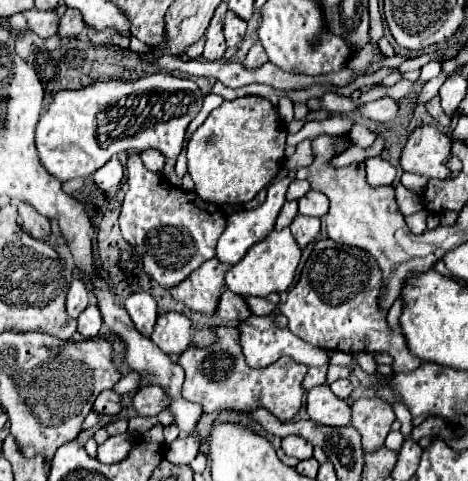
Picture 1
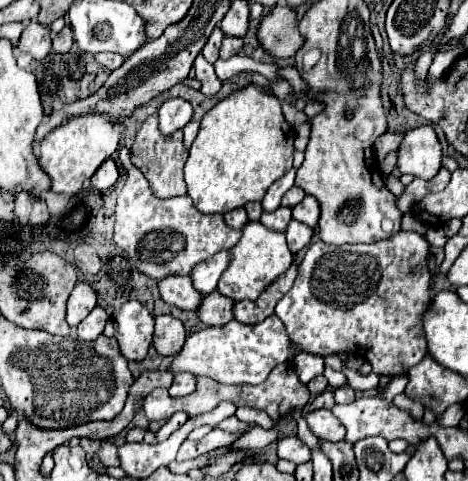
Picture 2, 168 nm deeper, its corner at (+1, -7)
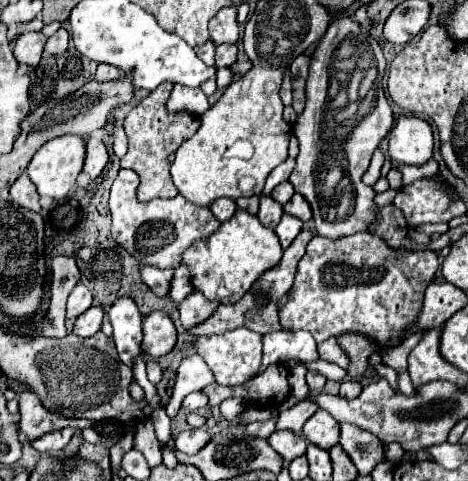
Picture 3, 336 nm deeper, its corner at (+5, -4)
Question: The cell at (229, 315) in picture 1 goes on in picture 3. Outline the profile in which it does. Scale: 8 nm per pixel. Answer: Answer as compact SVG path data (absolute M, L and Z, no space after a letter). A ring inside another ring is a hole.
M201 292L189 294L181 304L179 304L179 314L181 314L181 324L183 328L193 328L201 322L205 322L213 312L219 308L219 302L211 302Z

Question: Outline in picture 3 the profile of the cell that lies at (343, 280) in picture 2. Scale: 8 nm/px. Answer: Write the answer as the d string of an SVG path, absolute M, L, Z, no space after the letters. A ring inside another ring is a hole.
M359 232L337 240L315 234L313 240L307 244L305 256L299 260L293 288L287 292L287 302L279 310L281 330L307 330L313 334L317 344L327 338L353 332L369 336L379 352L389 350L393 346L399 346L405 338L409 338L409 332L405 332L405 328L409 328L409 324L417 320L425 288L433 282L437 268L439 262L435 252L397 250L369 232Z

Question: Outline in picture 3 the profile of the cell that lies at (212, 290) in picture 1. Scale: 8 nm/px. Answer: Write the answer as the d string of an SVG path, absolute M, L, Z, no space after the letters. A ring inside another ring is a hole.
M141 266L141 280L147 284L157 296L169 294L169 280L173 278L171 270L159 270L153 266Z

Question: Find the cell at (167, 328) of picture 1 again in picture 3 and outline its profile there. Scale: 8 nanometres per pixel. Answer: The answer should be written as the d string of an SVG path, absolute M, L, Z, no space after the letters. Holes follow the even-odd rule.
M151 312L143 320L143 352L151 358L165 356L177 342L175 324L167 312Z

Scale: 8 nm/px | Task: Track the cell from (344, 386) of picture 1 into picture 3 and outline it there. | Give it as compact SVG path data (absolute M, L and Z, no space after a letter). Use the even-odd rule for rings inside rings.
M343 380L341 388L339 388L339 396L343 396L343 398L355 398L355 396L359 396L361 388L363 386L359 384L359 380Z

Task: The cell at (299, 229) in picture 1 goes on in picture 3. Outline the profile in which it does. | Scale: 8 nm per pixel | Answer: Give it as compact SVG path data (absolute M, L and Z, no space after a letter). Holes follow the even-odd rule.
M283 214L279 226L275 228L275 232L277 232L279 240L281 240L281 246L283 246L283 248L289 248L291 242L293 242L293 240L297 238L297 234L301 232L301 228L303 228L303 222L301 222L301 220L297 220L297 218L289 216L289 214Z

